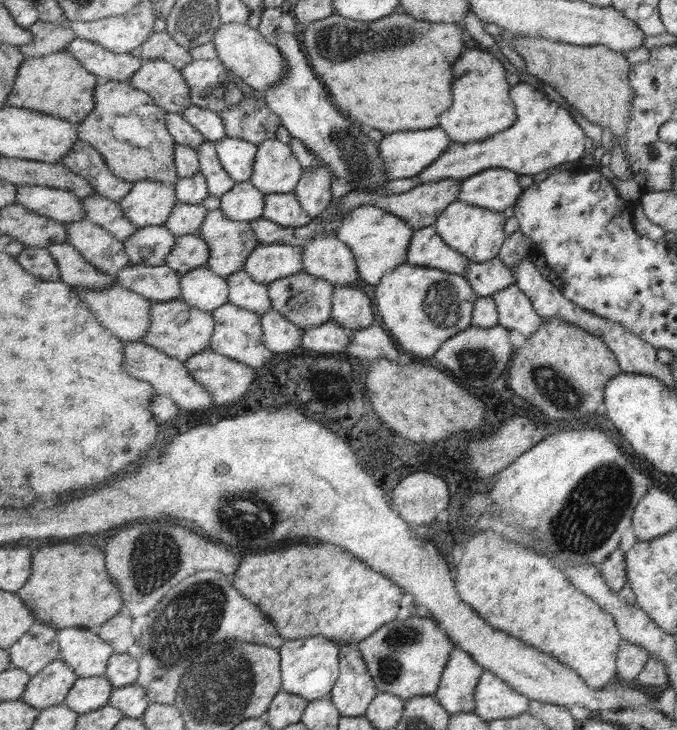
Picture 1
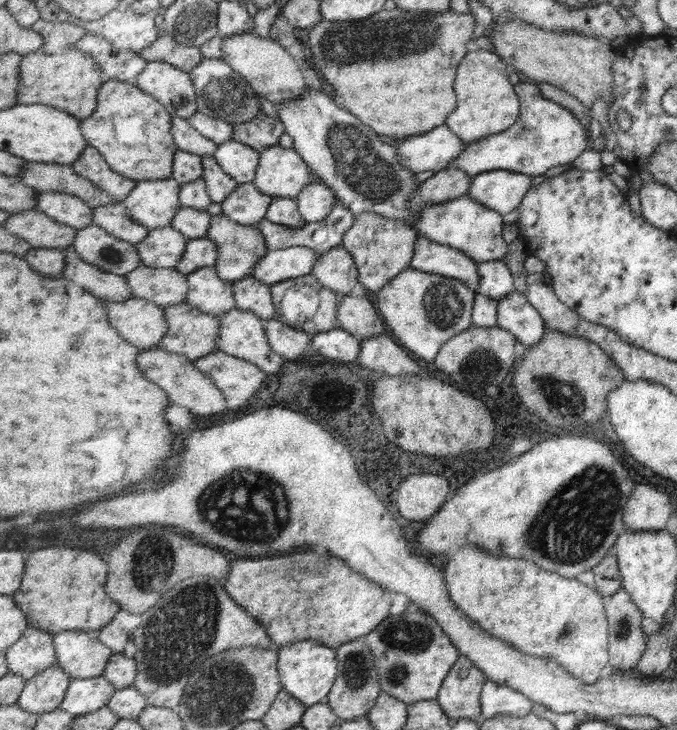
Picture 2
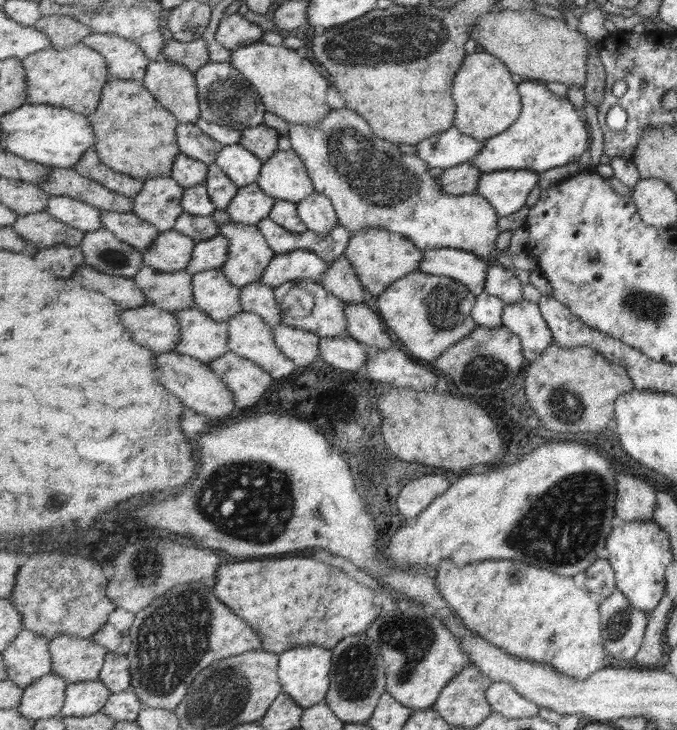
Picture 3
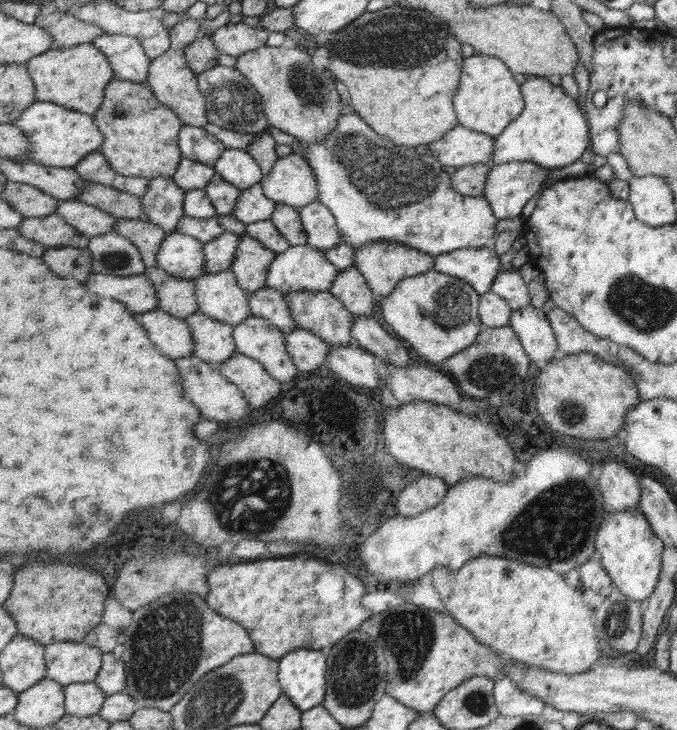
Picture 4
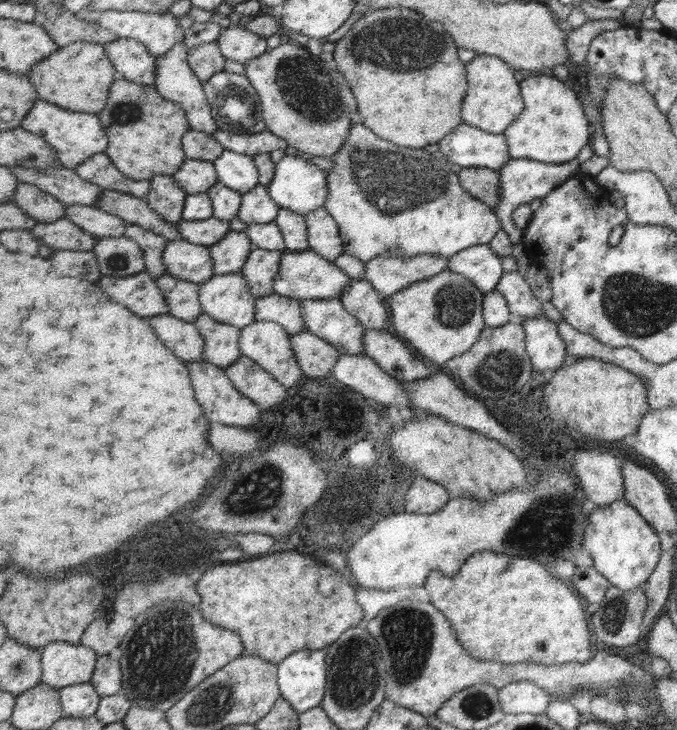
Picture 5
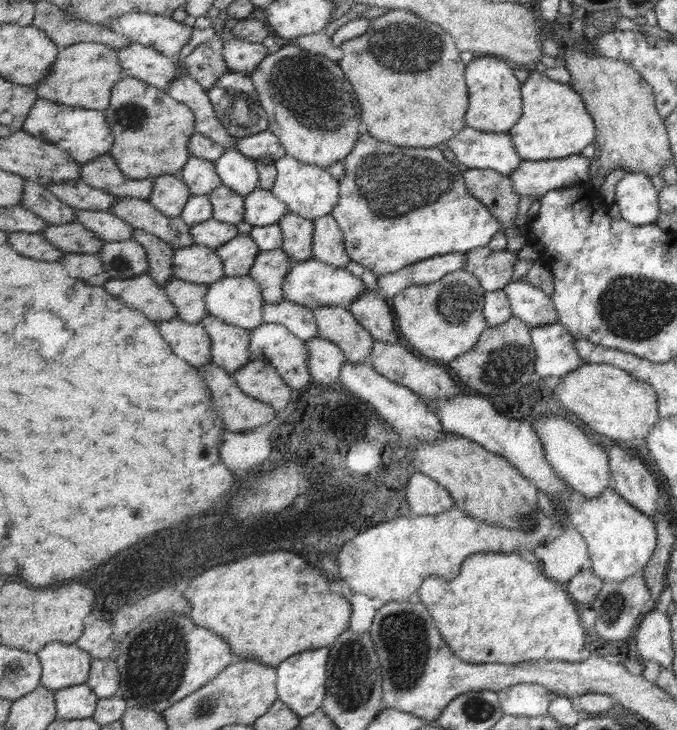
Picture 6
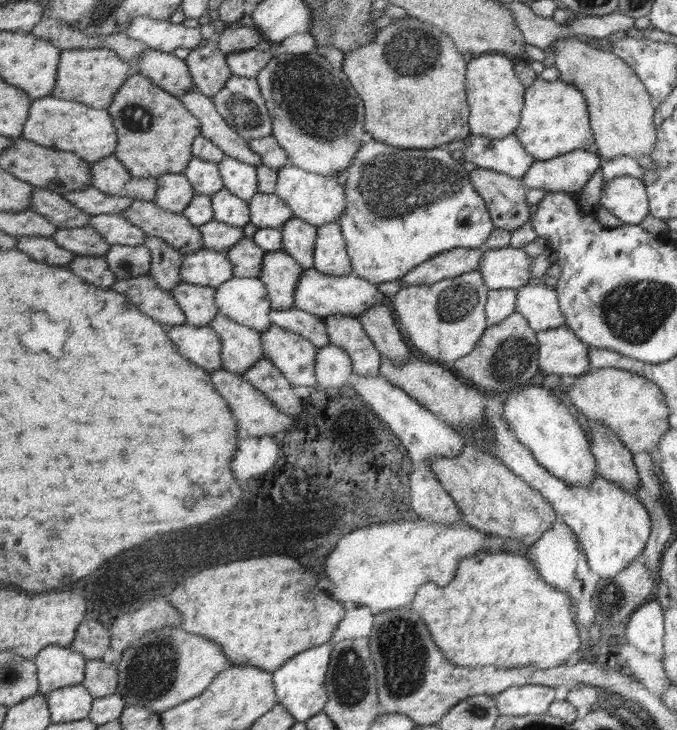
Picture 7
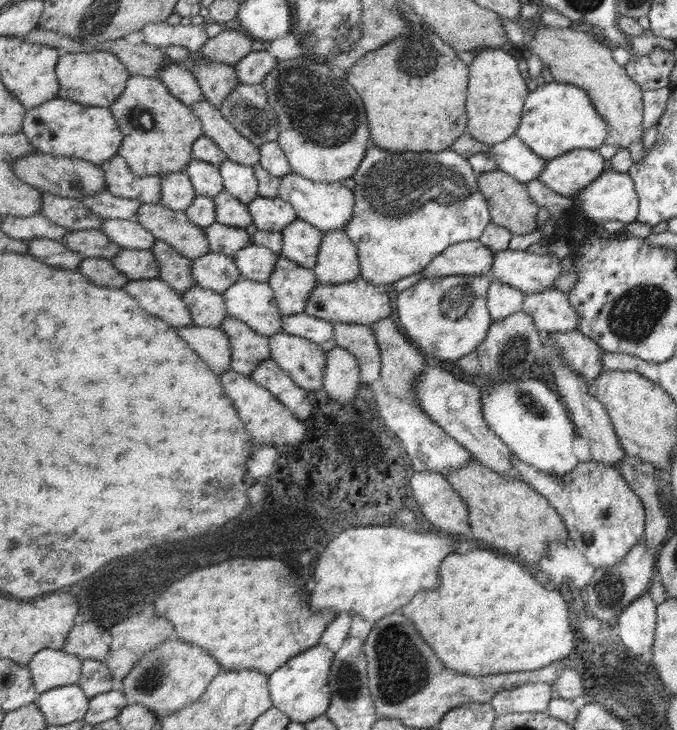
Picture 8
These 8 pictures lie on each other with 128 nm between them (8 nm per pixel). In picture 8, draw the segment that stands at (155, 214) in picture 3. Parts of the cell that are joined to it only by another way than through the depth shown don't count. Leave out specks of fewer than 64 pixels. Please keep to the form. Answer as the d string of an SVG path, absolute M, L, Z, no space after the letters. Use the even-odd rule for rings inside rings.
M172 172L163 174L162 178L161 204L185 213L196 199L196 188L191 177L186 172Z

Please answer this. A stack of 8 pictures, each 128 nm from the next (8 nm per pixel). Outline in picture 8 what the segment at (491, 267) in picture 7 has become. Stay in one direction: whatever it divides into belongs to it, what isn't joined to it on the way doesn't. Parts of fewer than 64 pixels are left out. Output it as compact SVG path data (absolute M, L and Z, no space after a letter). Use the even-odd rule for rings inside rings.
M503 250L494 253L491 281L499 279L527 294L537 294L554 288L555 280L561 276L561 262L553 255L540 255L523 250Z

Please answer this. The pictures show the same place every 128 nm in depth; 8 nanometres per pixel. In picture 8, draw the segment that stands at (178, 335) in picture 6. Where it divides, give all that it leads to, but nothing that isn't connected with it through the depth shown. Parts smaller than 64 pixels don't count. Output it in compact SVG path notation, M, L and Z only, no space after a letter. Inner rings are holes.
M191 325L178 329L178 335L201 356L218 375L232 370L233 349L227 333L220 327Z

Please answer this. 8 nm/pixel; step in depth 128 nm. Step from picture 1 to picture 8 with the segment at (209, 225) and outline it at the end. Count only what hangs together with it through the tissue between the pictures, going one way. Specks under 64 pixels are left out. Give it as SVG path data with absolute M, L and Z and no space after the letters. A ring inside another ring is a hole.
M282 255L275 266L268 283L276 292L282 316L305 312L313 291L320 283L316 272Z

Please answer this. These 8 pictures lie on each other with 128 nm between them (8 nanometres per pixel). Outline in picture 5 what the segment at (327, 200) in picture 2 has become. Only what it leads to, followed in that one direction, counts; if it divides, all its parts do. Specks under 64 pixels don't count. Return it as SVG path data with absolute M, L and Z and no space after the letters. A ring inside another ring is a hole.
M325 207L318 208L306 216L306 223L308 224L308 241L310 242L310 248L320 253L326 260L335 263L344 253L344 239L340 235L340 225L333 218L332 213Z

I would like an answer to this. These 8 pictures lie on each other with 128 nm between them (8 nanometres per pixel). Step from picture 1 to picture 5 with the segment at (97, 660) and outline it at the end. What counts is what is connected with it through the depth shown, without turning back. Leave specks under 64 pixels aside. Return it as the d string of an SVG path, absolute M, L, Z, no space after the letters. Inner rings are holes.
M65 641L49 643L42 651L42 682L57 689L89 683L96 671L99 655L96 649Z

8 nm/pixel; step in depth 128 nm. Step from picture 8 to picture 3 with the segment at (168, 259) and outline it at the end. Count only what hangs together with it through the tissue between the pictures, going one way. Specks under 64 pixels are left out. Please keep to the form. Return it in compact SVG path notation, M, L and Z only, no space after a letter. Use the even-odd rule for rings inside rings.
M101 210L104 227L123 242L134 246L139 252L147 252L160 235L160 229L132 212Z

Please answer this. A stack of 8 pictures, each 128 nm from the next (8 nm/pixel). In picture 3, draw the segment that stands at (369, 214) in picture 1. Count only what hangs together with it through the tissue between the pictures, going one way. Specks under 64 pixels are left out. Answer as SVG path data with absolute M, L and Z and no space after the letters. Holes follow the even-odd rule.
M364 228L352 235L345 256L352 262L365 288L378 296L396 280L419 270L424 251L407 236L391 232L388 228Z

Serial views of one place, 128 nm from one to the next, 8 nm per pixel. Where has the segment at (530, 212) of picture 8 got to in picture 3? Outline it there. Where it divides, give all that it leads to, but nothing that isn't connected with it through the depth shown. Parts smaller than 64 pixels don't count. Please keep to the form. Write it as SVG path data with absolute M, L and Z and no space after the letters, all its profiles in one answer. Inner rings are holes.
M465 163L445 169L438 176L438 179L445 192L448 192L450 195L470 195L478 192L482 173L471 163Z

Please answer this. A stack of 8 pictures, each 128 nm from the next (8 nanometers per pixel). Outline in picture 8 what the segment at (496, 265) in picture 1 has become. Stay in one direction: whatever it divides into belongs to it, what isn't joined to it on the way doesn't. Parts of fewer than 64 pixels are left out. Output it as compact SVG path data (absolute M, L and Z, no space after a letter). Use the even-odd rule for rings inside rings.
M550 288L545 292L527 294L524 310L536 321L543 334L577 330L580 316L573 308L568 293Z

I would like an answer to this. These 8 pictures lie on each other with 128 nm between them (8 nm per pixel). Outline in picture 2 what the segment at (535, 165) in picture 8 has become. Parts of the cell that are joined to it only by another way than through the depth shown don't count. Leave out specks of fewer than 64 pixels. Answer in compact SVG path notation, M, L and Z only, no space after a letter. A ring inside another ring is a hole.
M447 125L433 129L433 132L419 134L399 140L395 147L405 168L419 174L425 170L435 173L447 169L463 154L467 143Z

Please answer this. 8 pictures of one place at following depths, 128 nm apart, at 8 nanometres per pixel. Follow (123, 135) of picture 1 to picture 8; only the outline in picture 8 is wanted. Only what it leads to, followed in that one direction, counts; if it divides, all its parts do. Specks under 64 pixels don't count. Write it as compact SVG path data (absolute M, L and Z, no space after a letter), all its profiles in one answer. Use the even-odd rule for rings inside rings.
M131 75L128 86L111 108L125 132L125 144L119 154L129 160L129 166L137 176L162 176L187 170L194 159L193 144L204 134L204 126L189 105L173 96L164 81L159 77Z

